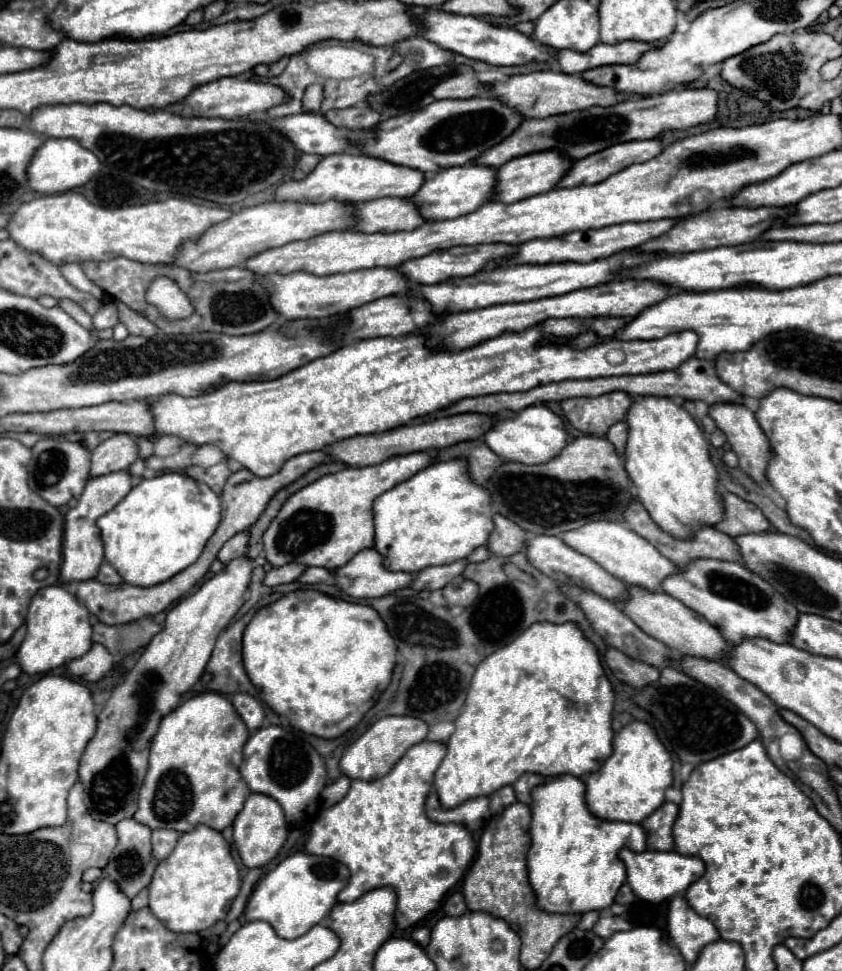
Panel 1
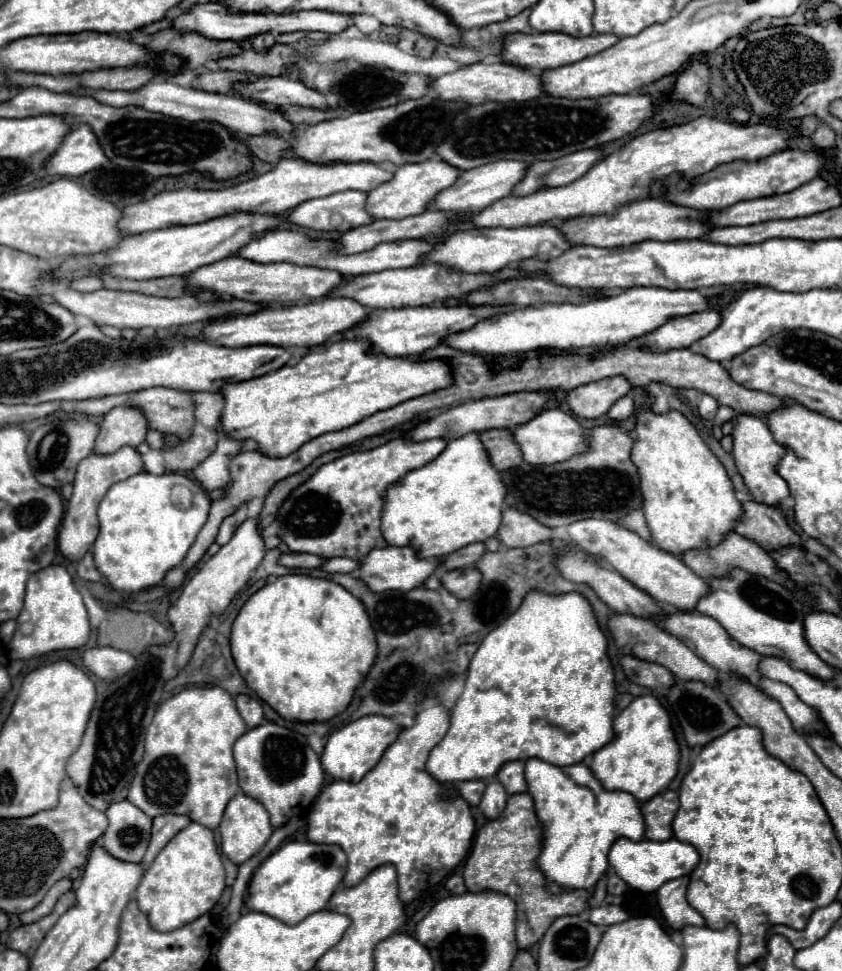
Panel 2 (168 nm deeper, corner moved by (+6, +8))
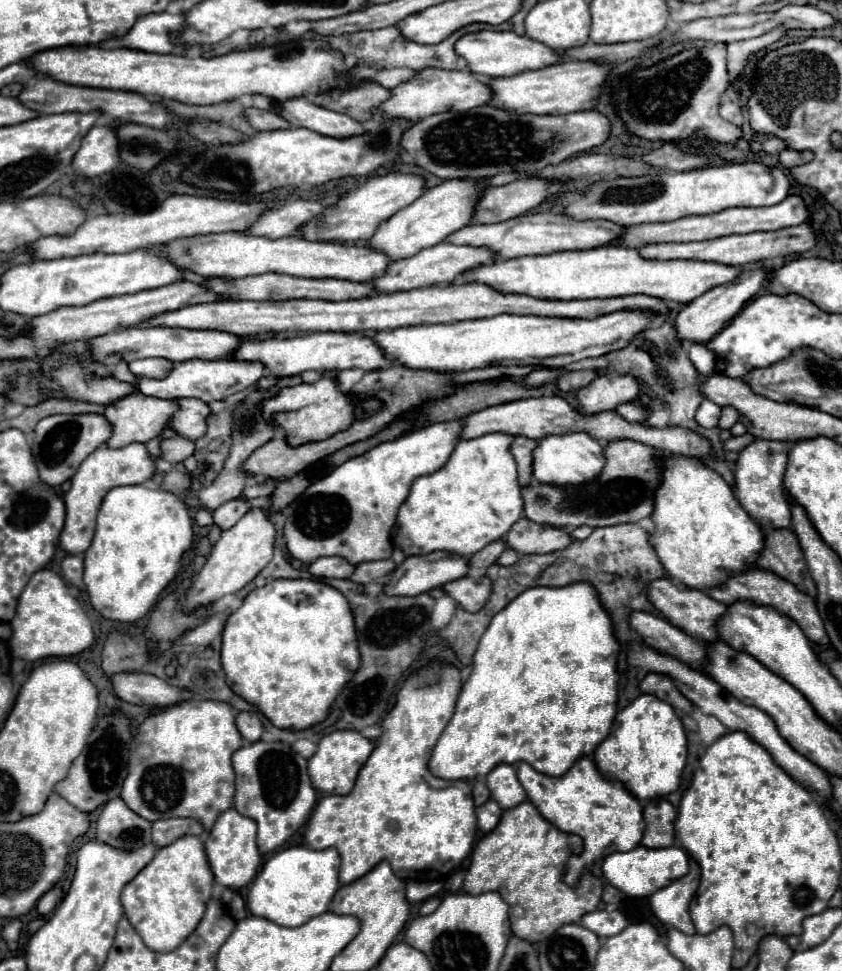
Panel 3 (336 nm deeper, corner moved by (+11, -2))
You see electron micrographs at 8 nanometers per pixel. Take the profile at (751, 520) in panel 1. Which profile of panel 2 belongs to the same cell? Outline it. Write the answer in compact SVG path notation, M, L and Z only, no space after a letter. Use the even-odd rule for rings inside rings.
M746 501L744 503L744 517L740 519L740 523L736 525L736 533L758 543L764 551L768 549L780 549L780 545L800 545L802 549L802 541L800 535L788 525L784 513L780 507L770 507L770 505L762 505L756 501Z

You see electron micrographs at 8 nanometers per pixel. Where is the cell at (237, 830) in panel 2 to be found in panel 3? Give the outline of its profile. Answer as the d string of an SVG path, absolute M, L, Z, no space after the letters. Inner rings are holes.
M231 807L223 811L215 821L209 837L205 839L205 849L207 849L207 859L215 875L215 881L231 889L243 887L255 877L257 867L261 863L261 853L257 849L257 823Z

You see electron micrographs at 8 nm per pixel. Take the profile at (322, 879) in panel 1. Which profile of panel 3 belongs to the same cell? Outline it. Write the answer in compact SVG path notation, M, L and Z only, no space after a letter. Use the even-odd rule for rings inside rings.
M291 847L277 851L257 873L249 895L247 909L255 917L271 919L281 927L299 927L327 911L335 891L339 889L339 853L329 847L323 851L315 851L309 847Z

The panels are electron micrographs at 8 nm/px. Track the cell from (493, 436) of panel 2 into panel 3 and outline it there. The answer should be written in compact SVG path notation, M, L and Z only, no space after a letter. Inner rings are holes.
M515 437L511 443L511 455L517 463L517 479L519 485L527 485L531 481L531 451L535 449L535 439L527 439L527 437Z

